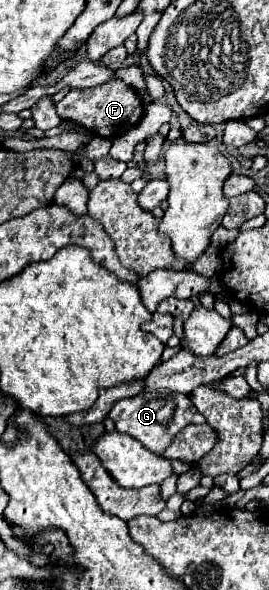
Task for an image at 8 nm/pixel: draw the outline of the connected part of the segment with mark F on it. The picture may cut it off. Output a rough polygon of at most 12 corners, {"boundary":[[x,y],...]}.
{"boundary":[[119,78],[71,90],[55,106],[65,122],[117,138],[145,112]]}

